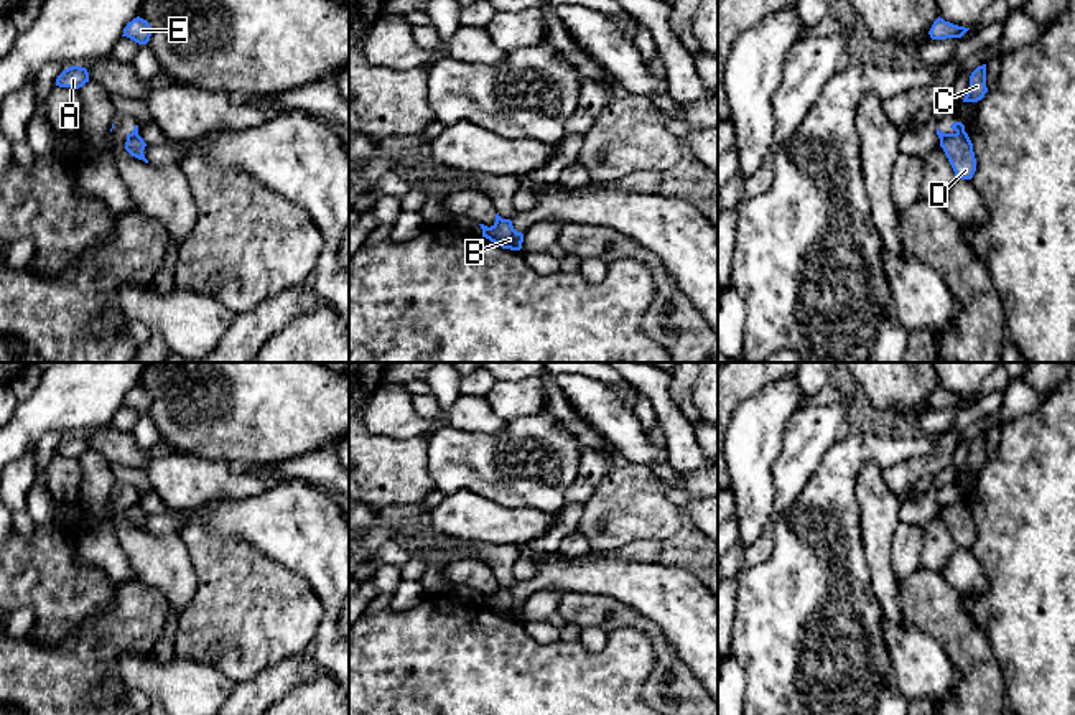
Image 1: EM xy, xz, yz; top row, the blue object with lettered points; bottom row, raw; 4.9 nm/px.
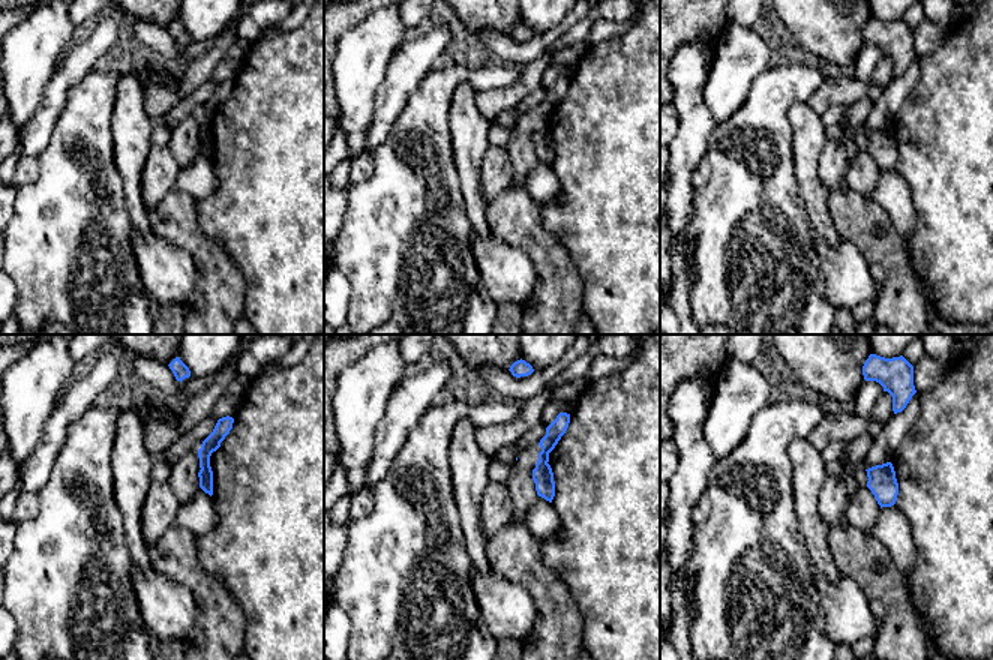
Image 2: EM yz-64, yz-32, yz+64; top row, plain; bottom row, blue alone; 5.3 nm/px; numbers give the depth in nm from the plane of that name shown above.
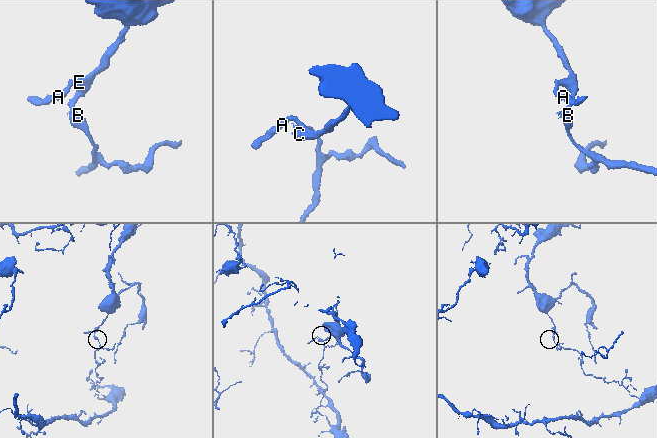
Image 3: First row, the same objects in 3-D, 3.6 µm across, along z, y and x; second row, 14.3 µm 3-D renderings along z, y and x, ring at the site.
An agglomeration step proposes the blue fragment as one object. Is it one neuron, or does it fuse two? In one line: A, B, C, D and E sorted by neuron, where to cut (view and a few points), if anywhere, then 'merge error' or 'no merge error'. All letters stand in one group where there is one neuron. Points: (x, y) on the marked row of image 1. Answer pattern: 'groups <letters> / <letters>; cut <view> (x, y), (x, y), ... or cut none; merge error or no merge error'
groups A C E / B D; cut xz (501, 218), (483, 231); merge error

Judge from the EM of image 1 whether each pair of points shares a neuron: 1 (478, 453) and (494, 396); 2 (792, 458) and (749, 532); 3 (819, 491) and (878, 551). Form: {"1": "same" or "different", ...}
{"1": "different", "2": "different", "3": "different"}

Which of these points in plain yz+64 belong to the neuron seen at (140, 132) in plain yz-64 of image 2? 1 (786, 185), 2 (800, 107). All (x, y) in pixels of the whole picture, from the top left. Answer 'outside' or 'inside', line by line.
1: outside
2: inside

